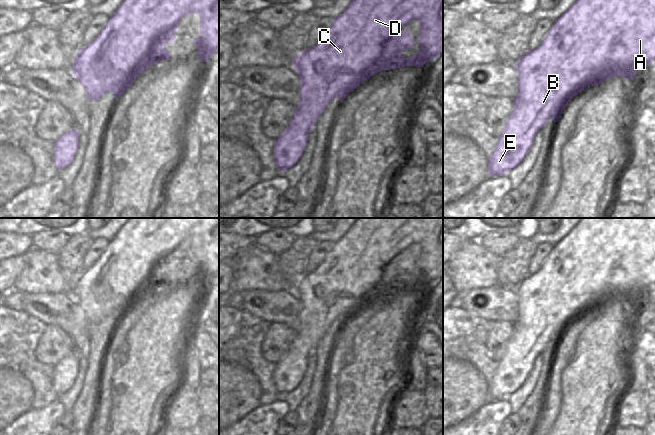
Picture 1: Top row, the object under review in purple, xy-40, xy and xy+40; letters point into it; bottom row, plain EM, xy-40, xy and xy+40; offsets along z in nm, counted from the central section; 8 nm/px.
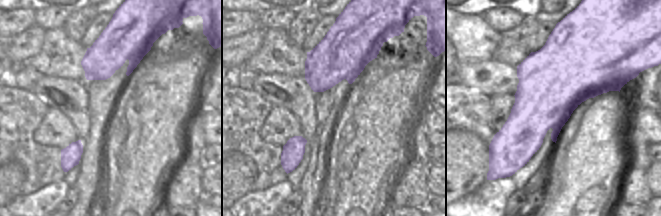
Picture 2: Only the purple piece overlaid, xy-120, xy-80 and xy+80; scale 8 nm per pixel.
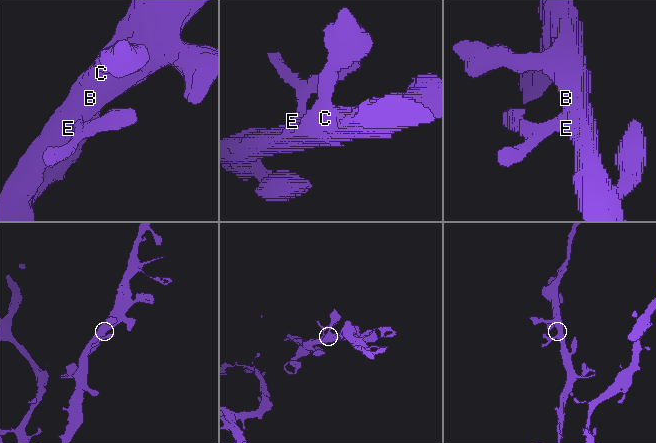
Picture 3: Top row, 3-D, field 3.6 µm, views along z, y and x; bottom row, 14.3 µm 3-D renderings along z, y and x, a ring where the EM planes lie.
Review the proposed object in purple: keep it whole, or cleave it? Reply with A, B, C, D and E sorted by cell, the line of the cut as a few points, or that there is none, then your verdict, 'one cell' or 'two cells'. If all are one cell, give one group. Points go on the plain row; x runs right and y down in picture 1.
A B C D E | no cut | one cell

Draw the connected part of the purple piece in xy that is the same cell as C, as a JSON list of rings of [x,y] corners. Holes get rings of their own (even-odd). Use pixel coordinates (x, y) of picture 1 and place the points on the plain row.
[[[357,218],[348,231],[334,242],[332,249],[313,272],[292,282],[292,290],[300,301],[300,323],[288,351],[274,369],[277,393],[283,396],[298,386],[306,371],[308,357],[333,322],[342,325],[351,315],[380,295],[405,290],[421,292],[426,286],[441,278],[443,278],[443,218]],[[413,244],[417,244],[421,249],[417,265],[421,274],[405,282],[401,279],[402,275],[411,274],[414,264],[409,254],[403,254],[401,257],[399,254]]]

